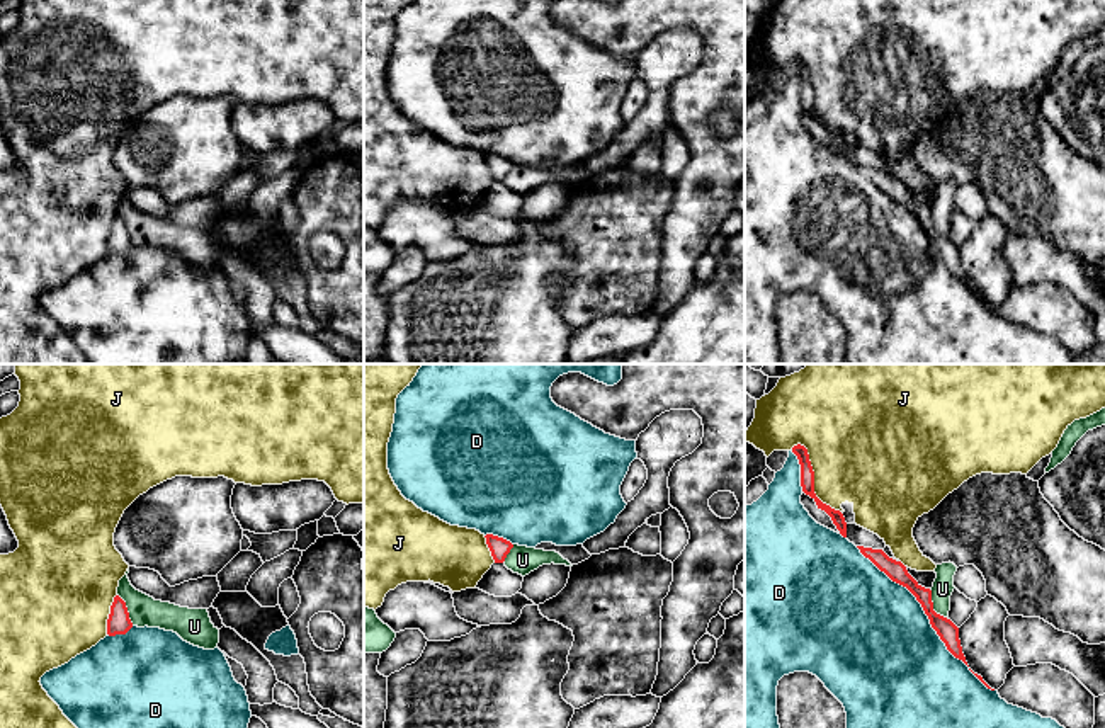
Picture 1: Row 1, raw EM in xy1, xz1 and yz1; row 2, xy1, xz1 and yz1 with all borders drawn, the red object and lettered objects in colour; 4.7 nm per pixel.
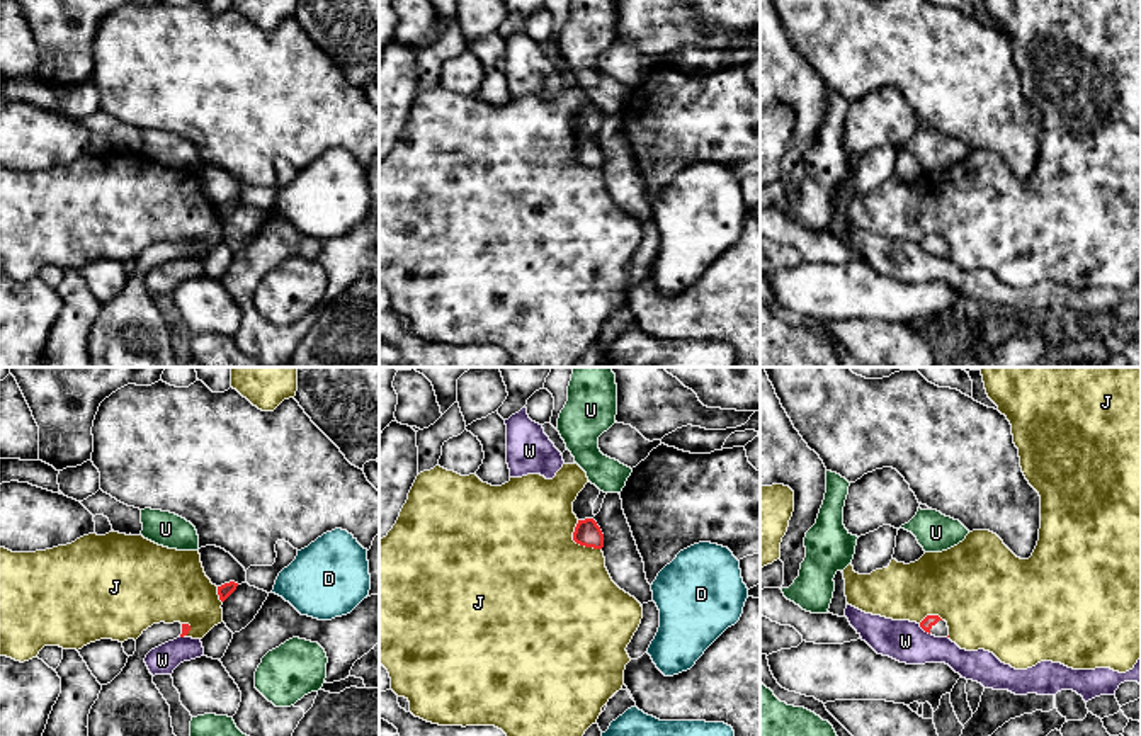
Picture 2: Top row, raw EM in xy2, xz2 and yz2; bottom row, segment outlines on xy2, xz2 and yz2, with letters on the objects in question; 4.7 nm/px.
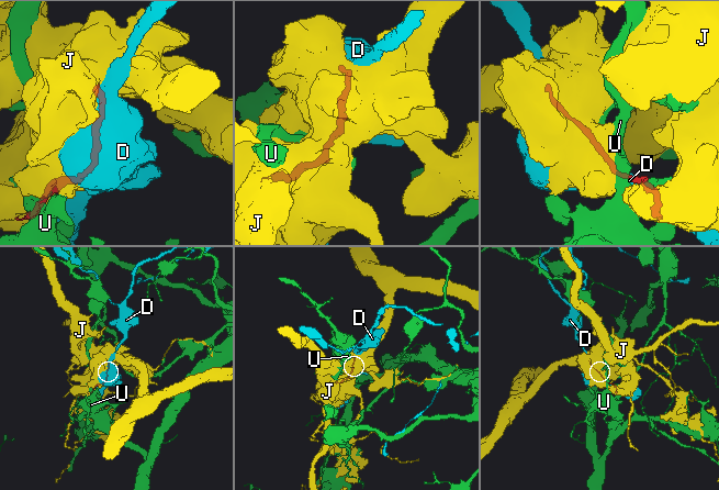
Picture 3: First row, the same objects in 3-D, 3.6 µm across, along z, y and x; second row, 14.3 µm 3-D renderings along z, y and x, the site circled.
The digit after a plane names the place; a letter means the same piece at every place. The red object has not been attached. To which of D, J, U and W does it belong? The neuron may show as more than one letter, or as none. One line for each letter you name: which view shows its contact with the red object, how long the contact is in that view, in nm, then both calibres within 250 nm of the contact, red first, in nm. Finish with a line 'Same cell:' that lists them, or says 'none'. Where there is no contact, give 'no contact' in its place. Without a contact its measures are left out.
Same cell: none

